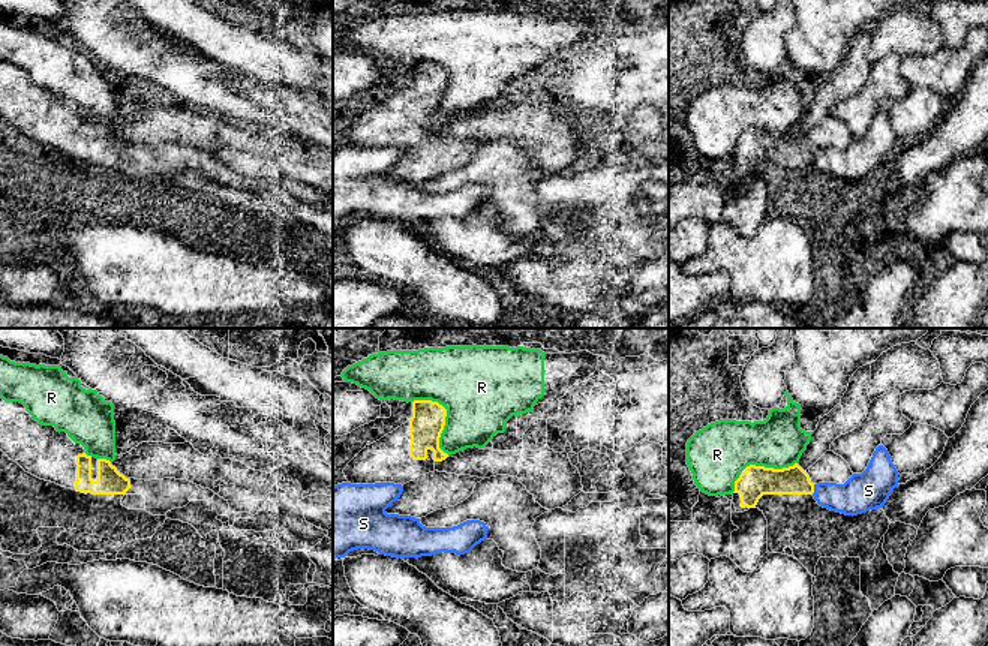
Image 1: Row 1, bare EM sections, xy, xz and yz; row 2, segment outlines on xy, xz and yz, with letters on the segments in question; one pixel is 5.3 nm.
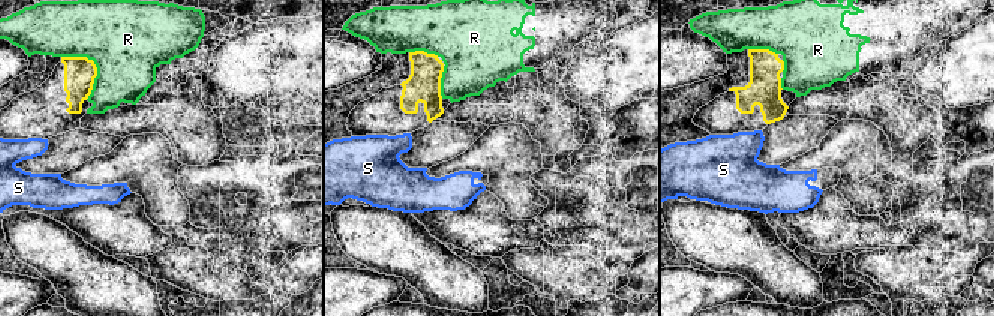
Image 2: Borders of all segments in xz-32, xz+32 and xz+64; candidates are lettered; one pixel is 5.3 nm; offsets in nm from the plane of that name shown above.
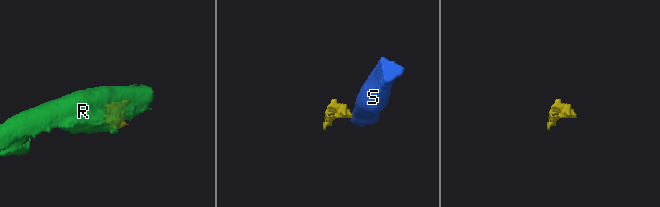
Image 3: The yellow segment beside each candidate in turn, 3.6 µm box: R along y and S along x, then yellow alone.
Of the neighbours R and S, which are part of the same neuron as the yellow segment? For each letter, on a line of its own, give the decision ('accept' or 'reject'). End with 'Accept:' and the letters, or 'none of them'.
R: reject
S: reject
Accept: none of them

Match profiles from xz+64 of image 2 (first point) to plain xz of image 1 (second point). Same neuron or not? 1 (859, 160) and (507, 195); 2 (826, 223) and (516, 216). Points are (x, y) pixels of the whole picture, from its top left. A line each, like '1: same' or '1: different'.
1: same
2: different

